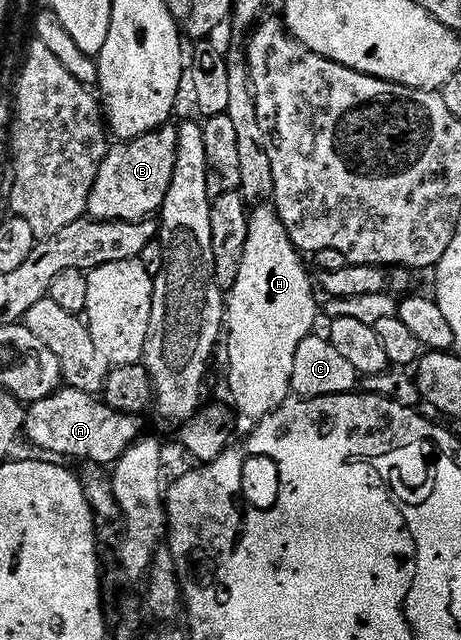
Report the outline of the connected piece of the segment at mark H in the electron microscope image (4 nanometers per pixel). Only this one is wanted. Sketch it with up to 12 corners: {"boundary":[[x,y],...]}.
{"boundary":[[274,204],[247,219],[225,297],[240,418],[291,393],[321,313]]}

